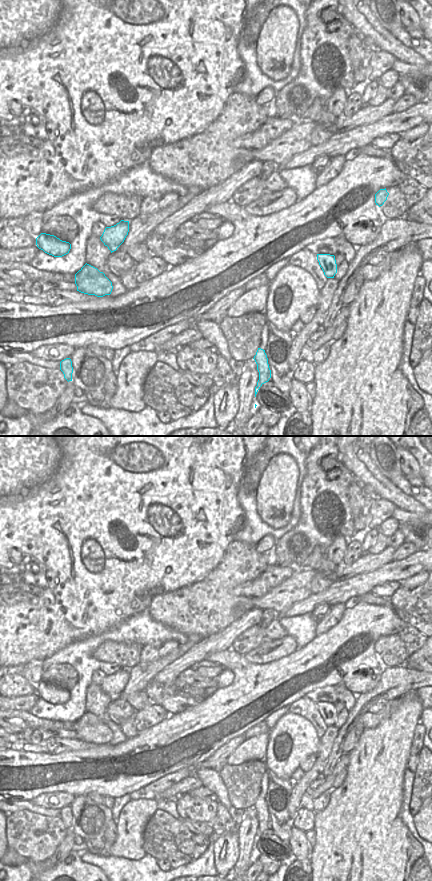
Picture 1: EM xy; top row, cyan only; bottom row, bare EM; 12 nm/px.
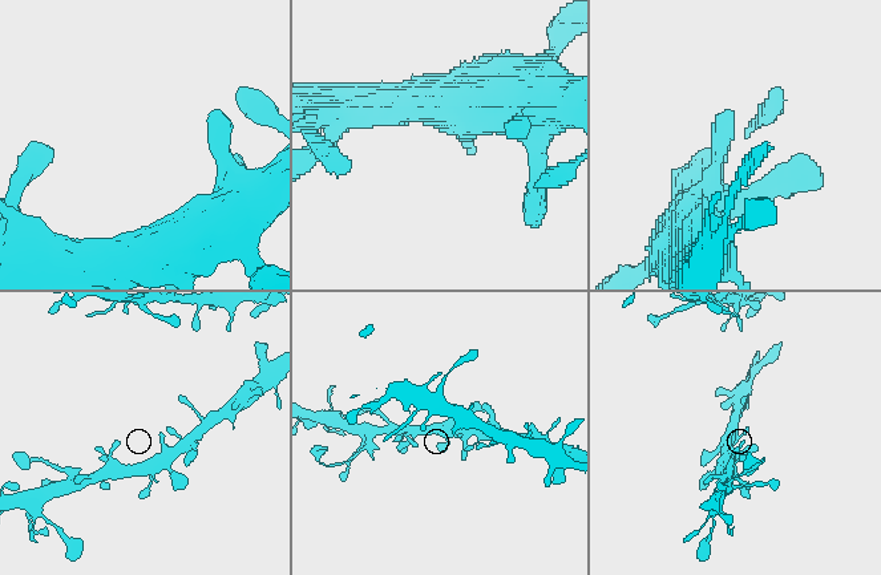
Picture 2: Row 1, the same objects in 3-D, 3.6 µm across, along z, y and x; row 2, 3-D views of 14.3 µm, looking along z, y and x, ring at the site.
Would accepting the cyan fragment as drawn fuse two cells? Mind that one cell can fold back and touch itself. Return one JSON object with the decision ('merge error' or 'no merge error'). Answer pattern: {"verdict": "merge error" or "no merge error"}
{"verdict": "no merge error"}

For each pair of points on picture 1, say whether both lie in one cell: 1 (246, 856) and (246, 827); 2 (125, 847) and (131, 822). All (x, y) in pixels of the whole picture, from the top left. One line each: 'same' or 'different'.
1: same
2: same

